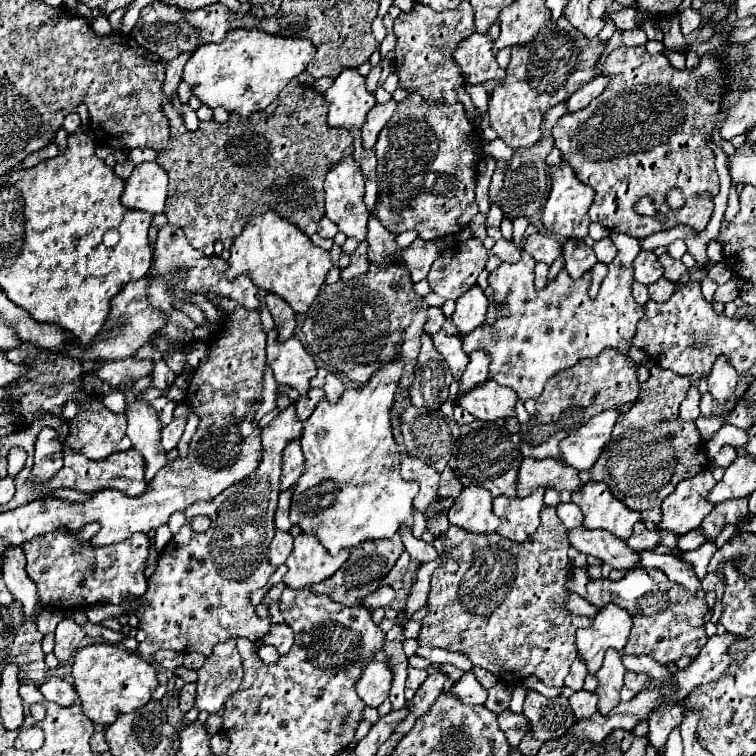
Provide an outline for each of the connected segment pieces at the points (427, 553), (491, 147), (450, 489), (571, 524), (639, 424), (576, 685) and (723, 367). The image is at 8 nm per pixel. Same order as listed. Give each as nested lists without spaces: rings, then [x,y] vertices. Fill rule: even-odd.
[[[401,528],[401,540],[405,544],[405,550],[409,552],[411,560],[415,560],[417,564],[423,564],[423,562],[429,562],[429,560],[437,560],[439,554],[437,550],[431,546],[431,544],[425,544],[423,540],[417,540],[409,528]]]
[[[499,138],[487,142],[487,144],[483,146],[483,152],[489,154],[489,156],[493,156],[493,158],[497,158],[497,160],[505,160],[507,164],[509,164],[509,160],[511,160],[511,156],[513,156],[513,150],[511,150],[507,144],[503,144]]]
[[[447,466],[441,474],[441,484],[439,484],[439,496],[441,498],[455,498],[459,496],[463,490],[463,484],[457,480],[457,476],[453,476],[451,468]]]
[[[569,502],[569,504],[559,504],[559,506],[557,506],[557,516],[559,516],[559,520],[563,522],[563,526],[565,526],[567,530],[573,530],[573,528],[583,526],[583,514],[581,514],[579,506],[573,504],[573,502]]]
[[[655,364],[651,378],[641,384],[635,406],[621,414],[621,420],[613,428],[613,436],[605,446],[593,468],[579,472],[581,482],[597,480],[607,482],[613,496],[639,508],[643,522],[661,522],[661,500],[675,488],[683,478],[695,476],[709,466],[705,444],[699,438],[695,422],[677,422],[679,404],[683,402],[691,386],[691,376],[677,376]]]
[[[577,658],[573,664],[571,664],[571,670],[569,670],[569,674],[567,674],[567,678],[565,678],[565,686],[569,686],[571,690],[581,690],[583,688],[583,680],[585,680],[585,676],[587,676],[589,672],[587,672],[587,666],[583,664],[583,660],[581,658]]]
[[[721,354],[715,358],[711,374],[707,378],[709,382],[709,392],[717,402],[725,402],[733,390],[735,390],[735,382],[737,382],[737,370],[729,364],[729,360]]]

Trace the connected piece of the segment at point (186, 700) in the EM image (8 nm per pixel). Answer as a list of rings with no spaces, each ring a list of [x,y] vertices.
[[[189,682],[181,688],[181,694],[179,694],[179,708],[183,712],[189,712],[193,708],[193,700],[195,700],[195,690],[197,690],[197,684],[195,682]]]

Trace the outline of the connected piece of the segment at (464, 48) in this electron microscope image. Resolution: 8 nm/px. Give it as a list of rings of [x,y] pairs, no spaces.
[[[495,22],[487,34],[471,34],[461,40],[453,50],[455,62],[461,66],[463,78],[471,84],[481,84],[485,80],[503,80],[505,70],[497,64],[493,54],[493,42],[499,32],[499,22]]]

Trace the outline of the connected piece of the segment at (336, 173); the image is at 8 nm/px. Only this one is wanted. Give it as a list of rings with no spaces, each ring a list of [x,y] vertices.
[[[347,156],[337,164],[333,164],[325,174],[323,190],[325,190],[325,216],[339,226],[339,232],[363,242],[367,236],[367,212],[363,204],[365,174],[361,172],[359,162],[353,156]]]

